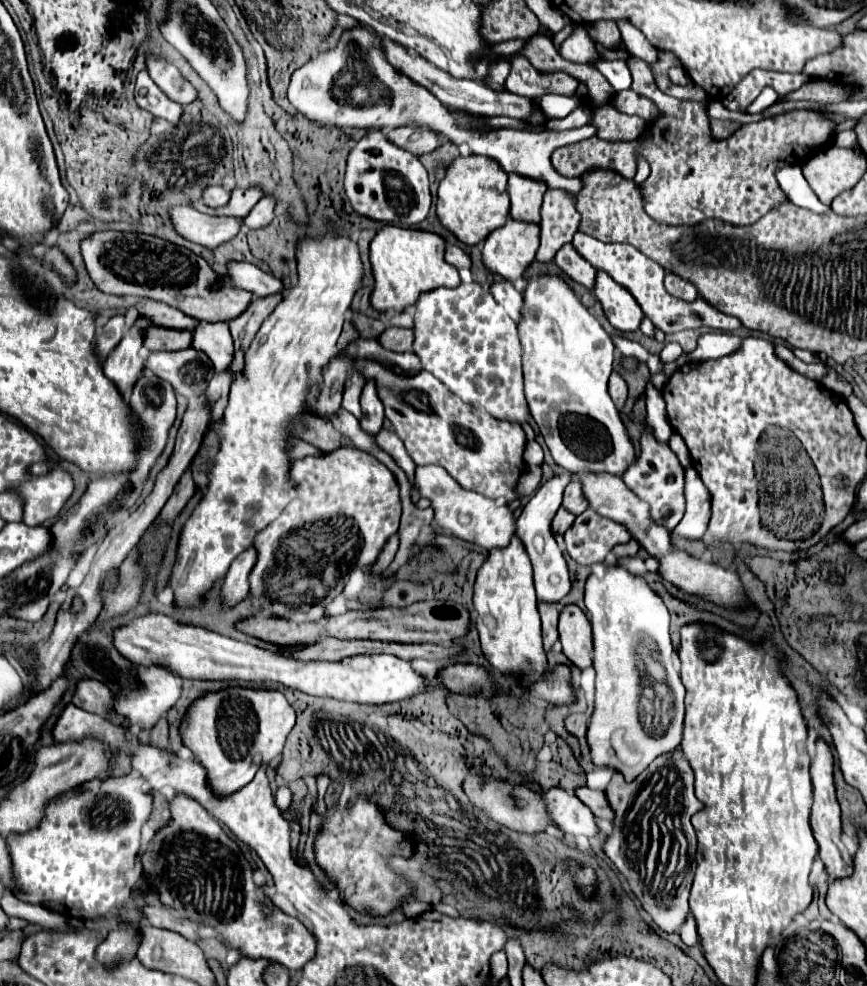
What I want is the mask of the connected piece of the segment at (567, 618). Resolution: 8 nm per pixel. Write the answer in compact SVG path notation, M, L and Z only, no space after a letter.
M570 603L560 611L558 633L560 633L564 655L580 669L590 667L592 665L592 625L586 613L578 605Z

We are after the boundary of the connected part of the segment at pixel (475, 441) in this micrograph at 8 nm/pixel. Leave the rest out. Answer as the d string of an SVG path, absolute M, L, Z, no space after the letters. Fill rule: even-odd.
M358 361L366 379L374 379L378 385L378 397L384 403L386 417L392 421L396 435L402 439L406 451L414 459L416 465L440 465L444 467L464 489L486 493L486 497L504 497L506 501L516 499L514 485L524 471L522 451L526 445L524 431L518 423L498 421L490 417L484 409L476 409L468 403L462 403L458 395L454 395L446 385L442 385L434 375L422 371L414 377L398 377L392 371L380 367L374 361Z

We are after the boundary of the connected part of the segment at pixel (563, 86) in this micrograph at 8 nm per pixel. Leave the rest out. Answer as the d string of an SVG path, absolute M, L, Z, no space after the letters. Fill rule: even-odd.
M512 53L510 75L504 81L504 89L516 95L530 97L530 99L540 99L546 93L572 97L578 89L578 81L562 71L538 73L538 69L534 69L526 61L526 57L522 57L520 53Z

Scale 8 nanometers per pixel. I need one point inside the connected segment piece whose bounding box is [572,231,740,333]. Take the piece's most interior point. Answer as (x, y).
(641, 276)

